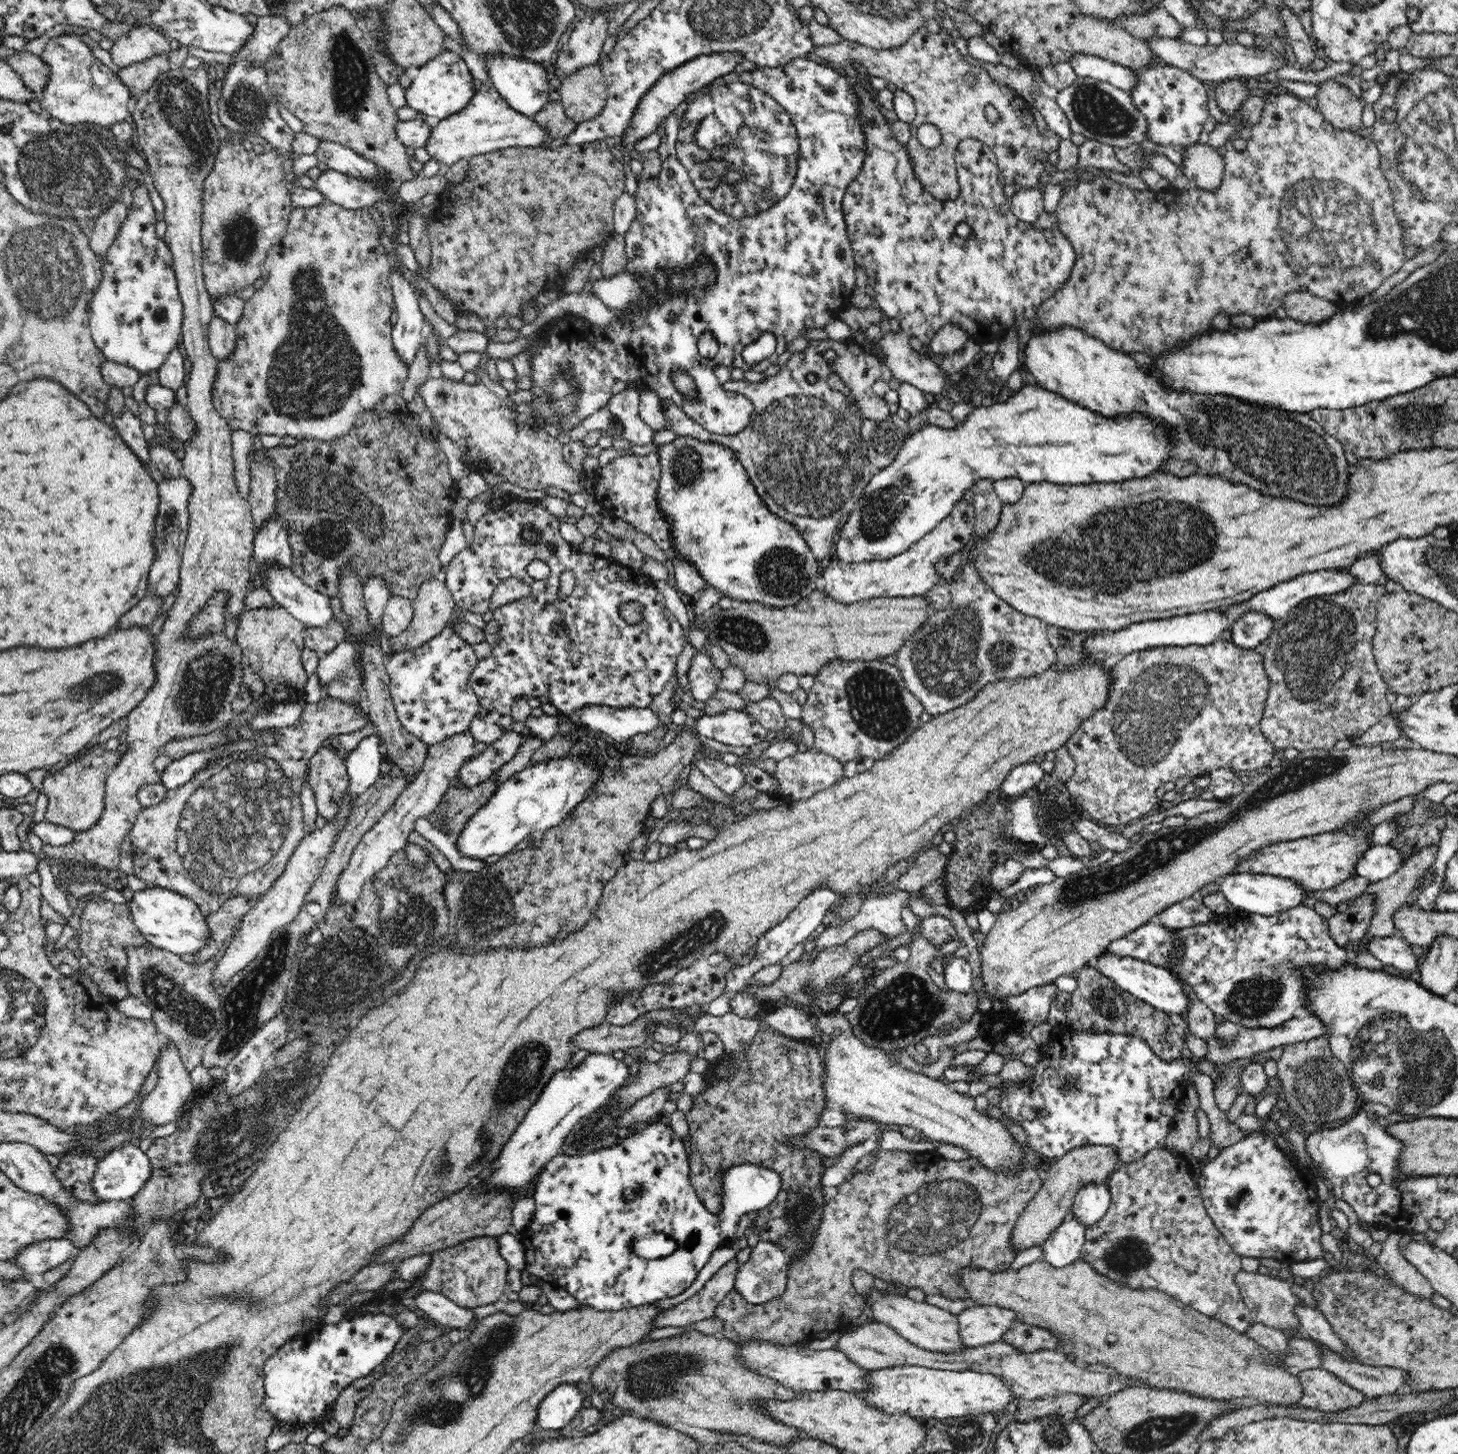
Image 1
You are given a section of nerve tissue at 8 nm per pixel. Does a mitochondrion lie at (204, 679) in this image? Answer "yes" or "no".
yes

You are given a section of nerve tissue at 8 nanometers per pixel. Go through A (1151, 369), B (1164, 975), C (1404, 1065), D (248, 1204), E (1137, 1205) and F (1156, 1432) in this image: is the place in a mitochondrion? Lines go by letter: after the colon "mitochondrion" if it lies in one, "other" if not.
A: other
B: other
C: mitochondrion
D: other
E: other
F: mitochondrion

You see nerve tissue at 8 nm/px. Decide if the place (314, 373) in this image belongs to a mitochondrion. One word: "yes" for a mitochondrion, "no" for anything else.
yes

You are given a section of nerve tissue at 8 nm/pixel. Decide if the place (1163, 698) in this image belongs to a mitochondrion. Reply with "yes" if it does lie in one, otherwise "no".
yes

